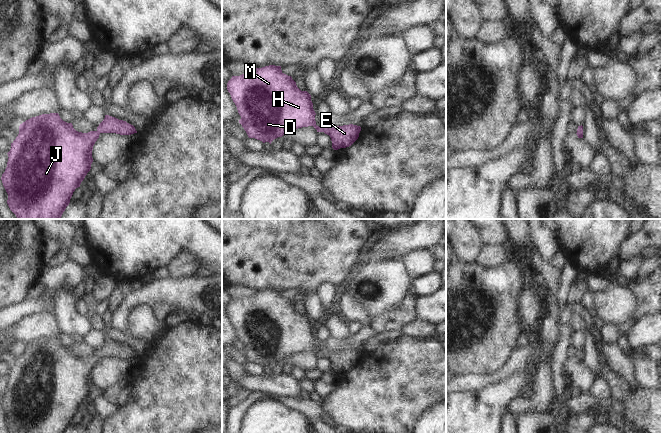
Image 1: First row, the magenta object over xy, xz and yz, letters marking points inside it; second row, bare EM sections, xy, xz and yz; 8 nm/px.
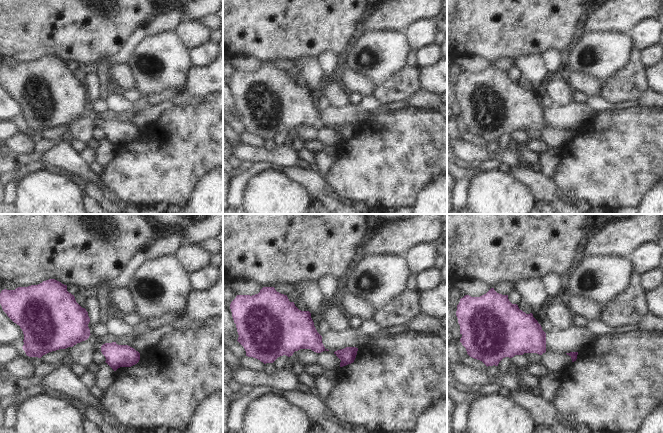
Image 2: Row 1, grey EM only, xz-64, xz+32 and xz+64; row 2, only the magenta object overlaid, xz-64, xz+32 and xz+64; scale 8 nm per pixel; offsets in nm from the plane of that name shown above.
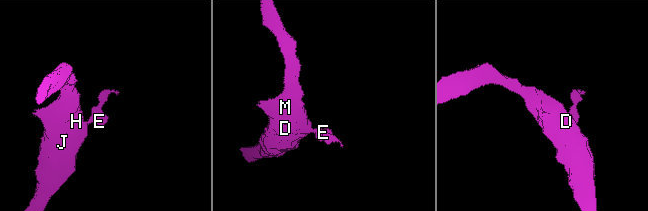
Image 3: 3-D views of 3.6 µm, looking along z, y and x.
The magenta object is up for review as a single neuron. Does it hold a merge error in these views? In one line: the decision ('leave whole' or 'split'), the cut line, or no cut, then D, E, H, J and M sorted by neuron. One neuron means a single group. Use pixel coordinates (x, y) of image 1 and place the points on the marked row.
leave whole | no cut | D E H J M

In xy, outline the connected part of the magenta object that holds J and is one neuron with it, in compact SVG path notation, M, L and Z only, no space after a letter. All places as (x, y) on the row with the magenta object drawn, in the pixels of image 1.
M58 113L42 114L20 124L1 177L8 194L7 204L17 219L61 218L73 192L91 169L93 146L101 133L131 135L137 131L133 125L109 115L105 115L96 131L88 133L76 131Z

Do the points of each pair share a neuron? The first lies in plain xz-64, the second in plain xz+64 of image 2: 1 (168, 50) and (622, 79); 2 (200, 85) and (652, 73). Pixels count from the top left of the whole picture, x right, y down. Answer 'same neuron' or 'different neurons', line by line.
1: different neurons
2: same neuron

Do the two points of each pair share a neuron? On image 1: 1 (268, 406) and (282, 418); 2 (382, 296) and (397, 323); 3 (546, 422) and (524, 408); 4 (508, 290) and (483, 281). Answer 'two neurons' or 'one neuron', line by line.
1: one neuron
2: two neurons
3: two neurons
4: one neuron

